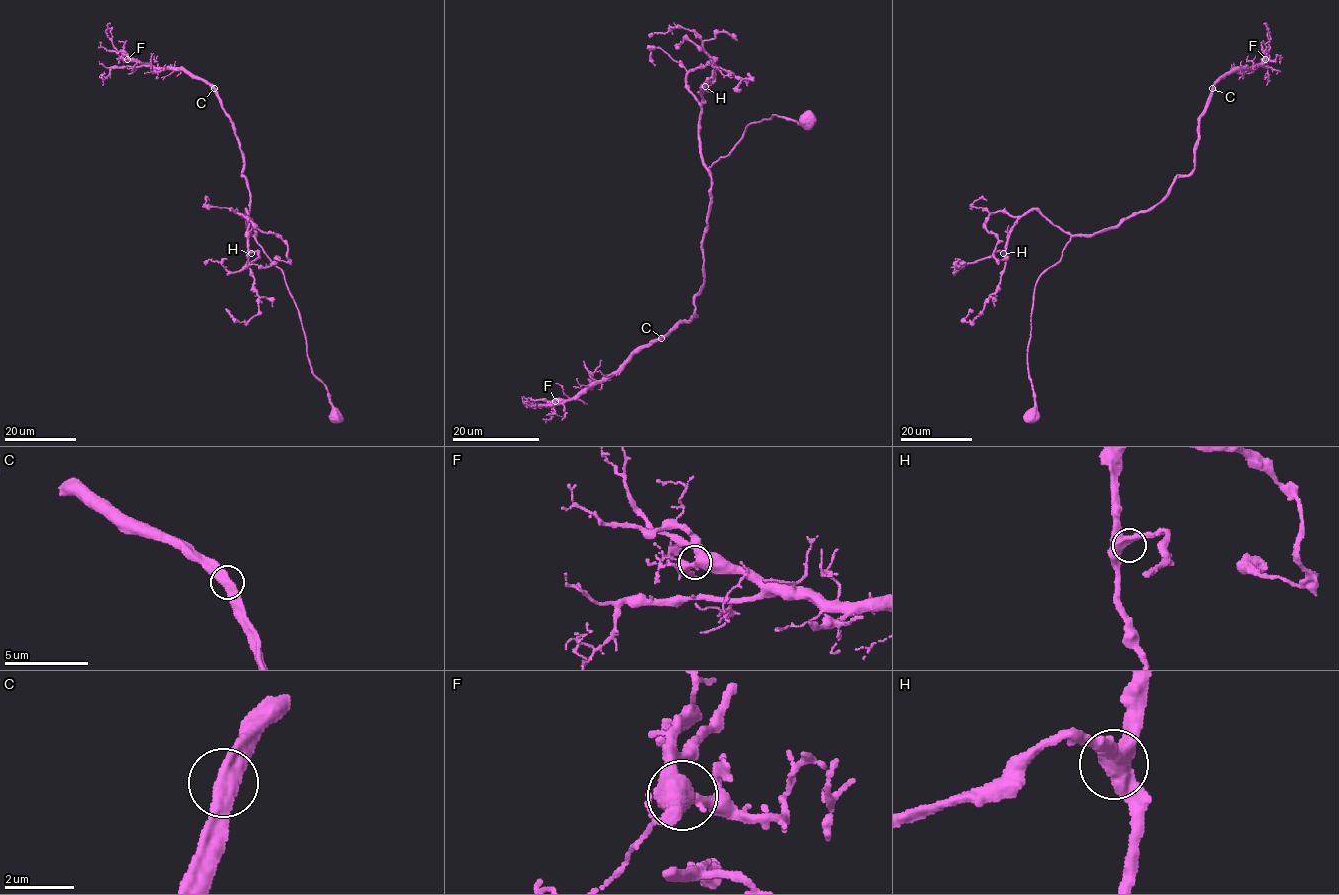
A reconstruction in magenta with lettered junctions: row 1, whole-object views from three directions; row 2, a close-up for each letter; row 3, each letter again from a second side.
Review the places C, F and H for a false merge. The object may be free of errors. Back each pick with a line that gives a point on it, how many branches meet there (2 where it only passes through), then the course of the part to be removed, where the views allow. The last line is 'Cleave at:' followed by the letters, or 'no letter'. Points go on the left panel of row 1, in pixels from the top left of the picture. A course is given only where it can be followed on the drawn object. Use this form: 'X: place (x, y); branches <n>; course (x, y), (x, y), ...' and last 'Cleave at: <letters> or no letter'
Cleave at: no letter

